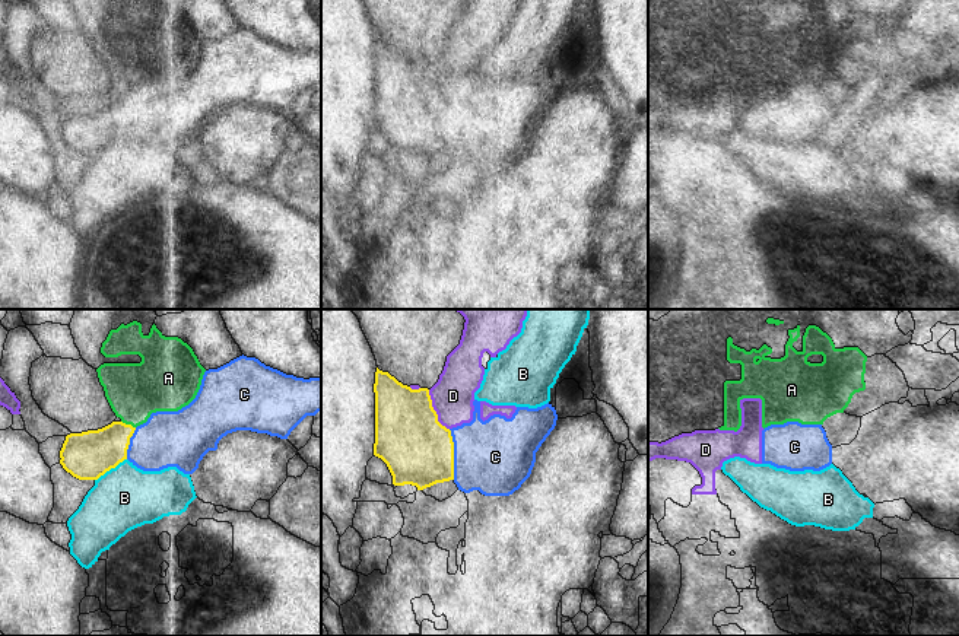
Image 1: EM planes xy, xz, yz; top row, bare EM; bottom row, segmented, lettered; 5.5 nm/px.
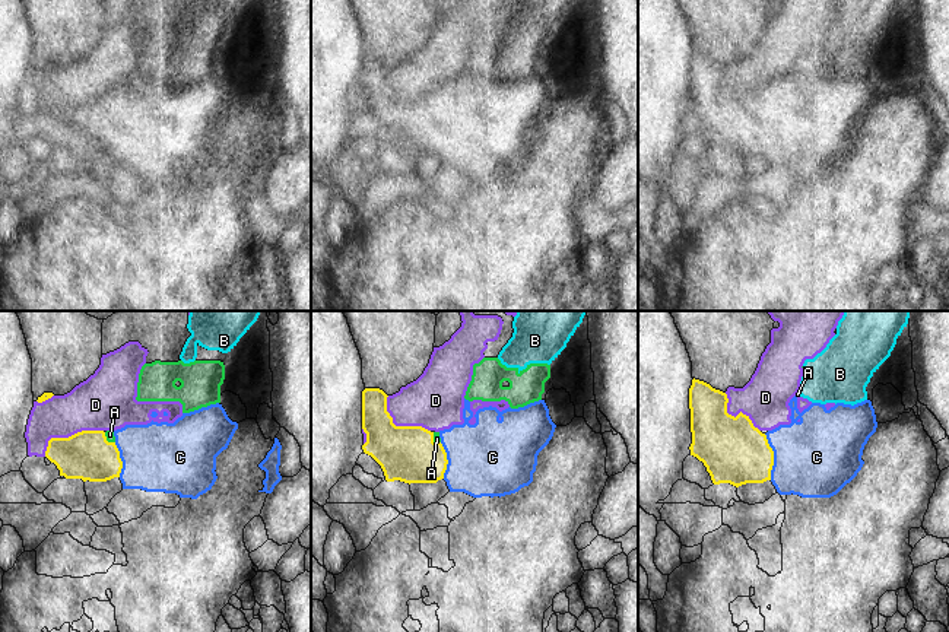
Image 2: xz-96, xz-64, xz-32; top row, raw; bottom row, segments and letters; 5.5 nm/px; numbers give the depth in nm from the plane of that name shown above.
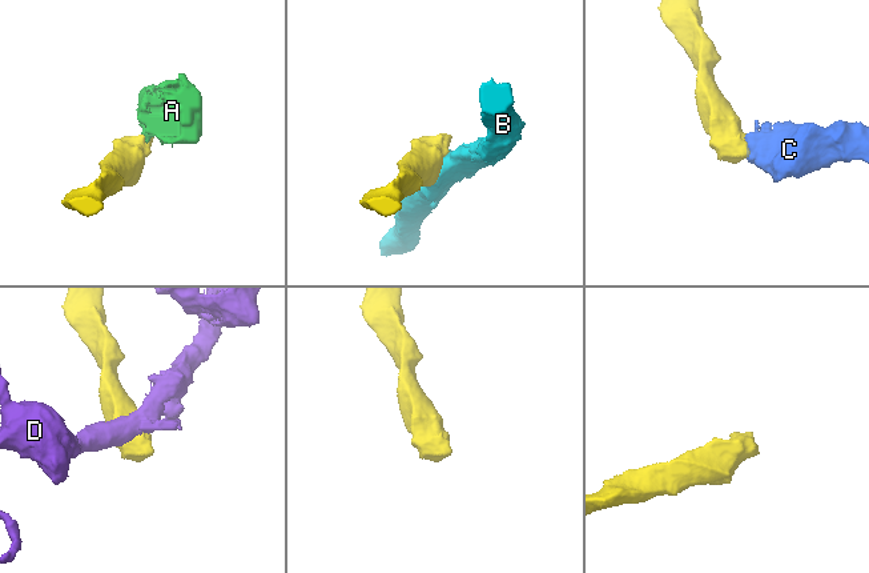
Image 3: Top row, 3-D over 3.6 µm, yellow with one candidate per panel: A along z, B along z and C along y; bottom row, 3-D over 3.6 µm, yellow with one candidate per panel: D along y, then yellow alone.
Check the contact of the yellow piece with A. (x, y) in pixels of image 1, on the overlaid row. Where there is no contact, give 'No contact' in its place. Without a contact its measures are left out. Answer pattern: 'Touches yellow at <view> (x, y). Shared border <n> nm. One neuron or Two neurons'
Touches yellow at xy (129, 425). Shared border 90 nm. Two neurons.

